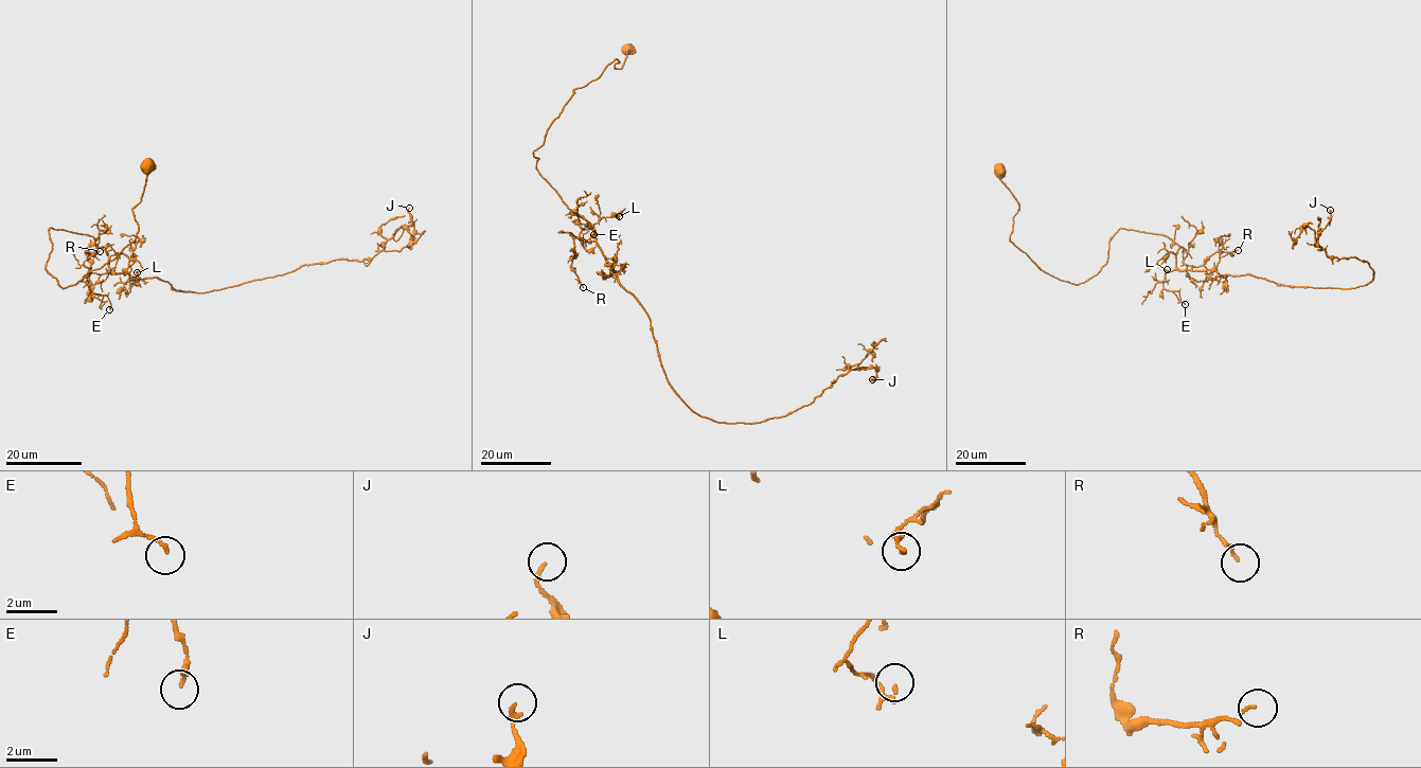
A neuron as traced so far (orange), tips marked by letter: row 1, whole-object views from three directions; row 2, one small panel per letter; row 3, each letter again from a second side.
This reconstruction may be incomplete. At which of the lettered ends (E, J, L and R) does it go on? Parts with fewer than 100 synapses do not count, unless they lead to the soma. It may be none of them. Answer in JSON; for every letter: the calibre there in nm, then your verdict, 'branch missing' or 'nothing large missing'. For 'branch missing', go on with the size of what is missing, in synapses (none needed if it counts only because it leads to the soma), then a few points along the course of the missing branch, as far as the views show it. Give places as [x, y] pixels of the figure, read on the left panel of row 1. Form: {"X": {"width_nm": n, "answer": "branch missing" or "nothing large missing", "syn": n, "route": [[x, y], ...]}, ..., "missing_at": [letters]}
{"E": {"width_nm": 130, "answer": "nothing large missing"}, "J": {"width_nm": 170, "answer": "nothing large missing"}, "L": {"width_nm": 100, "answer": "nothing large missing"}, "R": {"width_nm": 80, "answer": "nothing large missing"}, "missing_at": []}

